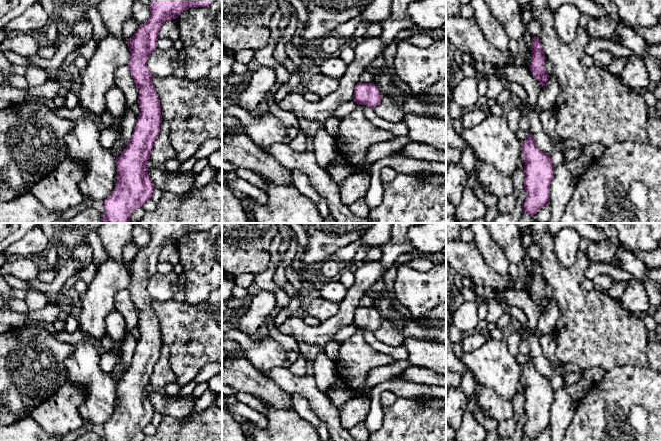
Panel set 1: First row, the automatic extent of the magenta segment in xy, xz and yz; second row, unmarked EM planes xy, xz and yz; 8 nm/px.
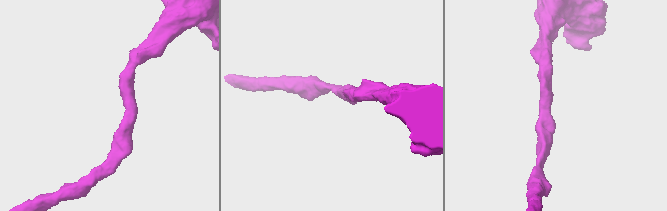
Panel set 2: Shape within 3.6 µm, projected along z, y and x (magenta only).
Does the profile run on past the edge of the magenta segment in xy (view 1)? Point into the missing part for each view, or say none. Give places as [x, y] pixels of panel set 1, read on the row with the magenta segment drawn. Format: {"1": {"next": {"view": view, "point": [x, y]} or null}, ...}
{"1": {"next": null}}

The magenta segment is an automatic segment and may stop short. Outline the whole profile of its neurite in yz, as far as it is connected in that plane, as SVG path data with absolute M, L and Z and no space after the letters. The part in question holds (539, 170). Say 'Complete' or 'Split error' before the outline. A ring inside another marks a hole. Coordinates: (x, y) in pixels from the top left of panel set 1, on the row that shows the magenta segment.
Complete. M530 133L522 142L522 152L525 161L524 190L527 192L524 211L532 217L550 201L554 165L551 157L536 146Z

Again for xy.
Complete. M151 0L149 19L141 24L136 33L128 39L130 48L130 61L128 67L136 86L138 87L138 104L140 114L132 139L127 142L122 154L116 158L117 182L114 191L104 200L105 214L101 223L129 223L132 213L152 198L155 186L149 176L148 160L150 159L154 143L160 133L162 120L160 99L152 85L152 73L147 67L149 55L155 51L158 32L166 21L176 19L181 13L193 7L209 6L214 0Z

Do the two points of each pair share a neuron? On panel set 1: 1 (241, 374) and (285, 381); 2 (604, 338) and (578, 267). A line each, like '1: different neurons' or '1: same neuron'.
1: different neurons
2: same neuron

